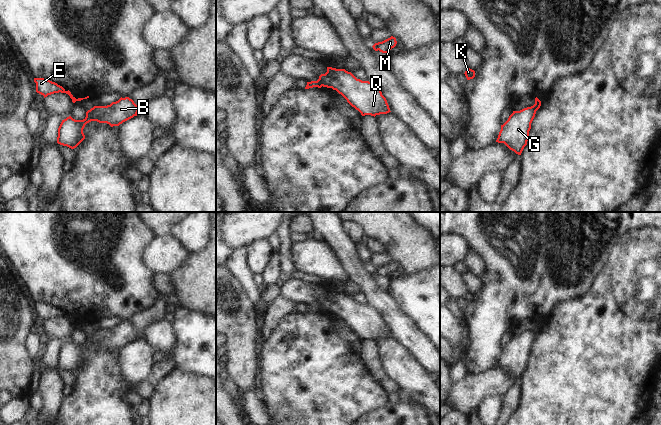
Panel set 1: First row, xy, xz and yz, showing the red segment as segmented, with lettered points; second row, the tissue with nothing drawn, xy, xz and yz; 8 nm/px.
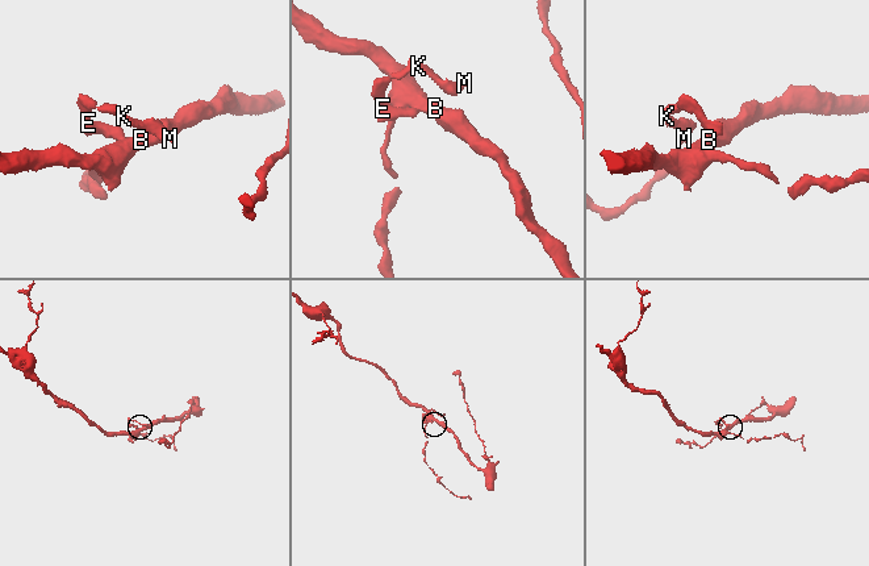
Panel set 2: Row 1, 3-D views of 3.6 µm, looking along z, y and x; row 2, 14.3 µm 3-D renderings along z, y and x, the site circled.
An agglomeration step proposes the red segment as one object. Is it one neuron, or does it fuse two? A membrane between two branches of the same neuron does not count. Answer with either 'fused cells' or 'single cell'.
fused cells

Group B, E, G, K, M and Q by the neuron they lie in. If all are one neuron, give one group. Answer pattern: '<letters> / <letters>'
B G Q / E K M

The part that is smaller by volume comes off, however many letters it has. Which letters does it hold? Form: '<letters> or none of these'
E, K, M

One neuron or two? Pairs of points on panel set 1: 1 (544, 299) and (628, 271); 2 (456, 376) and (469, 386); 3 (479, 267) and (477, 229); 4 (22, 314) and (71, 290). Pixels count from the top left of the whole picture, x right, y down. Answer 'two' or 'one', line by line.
1: two
2: two
3: two
4: two

